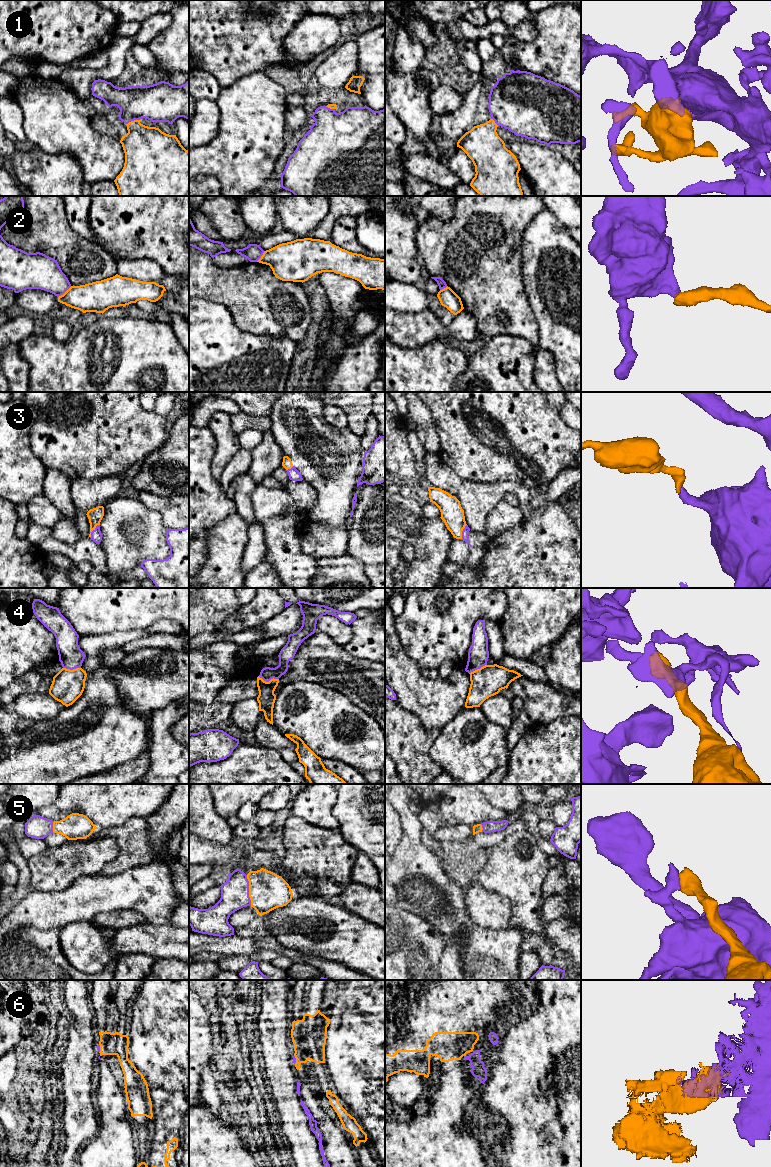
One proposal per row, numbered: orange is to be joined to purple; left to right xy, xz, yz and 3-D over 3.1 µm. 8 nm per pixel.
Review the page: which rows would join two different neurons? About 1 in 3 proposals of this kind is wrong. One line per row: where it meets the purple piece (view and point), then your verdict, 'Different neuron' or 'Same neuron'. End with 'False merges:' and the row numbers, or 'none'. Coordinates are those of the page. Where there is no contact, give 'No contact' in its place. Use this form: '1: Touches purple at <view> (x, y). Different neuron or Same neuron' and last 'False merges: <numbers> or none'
1: Touches purple at xy (132, 120). Same neuron
2: Touches purple at xy (64, 292). Different neuron
3: Touches purple at xy (93, 530). Same neuron
4: Touches purple at xz (268, 681). Different neuron
5: Touches purple at xz (248, 890). Same neuron
6: Touches purple at xy (99, 1048). Different neuron
False merges: 2, 4, 6

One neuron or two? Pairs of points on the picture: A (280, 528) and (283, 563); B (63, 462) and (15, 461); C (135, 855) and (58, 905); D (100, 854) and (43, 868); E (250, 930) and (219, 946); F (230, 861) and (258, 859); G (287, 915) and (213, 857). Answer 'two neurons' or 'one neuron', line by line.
A: one neuron
B: two neurons
C: two neurons
D: one neuron
E: two neurons
F: one neuron
G: two neurons

